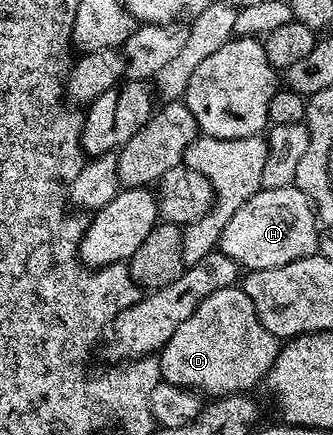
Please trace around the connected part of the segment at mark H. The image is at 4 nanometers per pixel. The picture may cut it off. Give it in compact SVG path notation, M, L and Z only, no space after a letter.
M294 185L257 191L250 201L246 201L246 205L236 210L230 221L226 221L218 250L233 259L245 272L274 269L294 261L294 257L300 259L300 241L296 241L296 197L299 192Z

